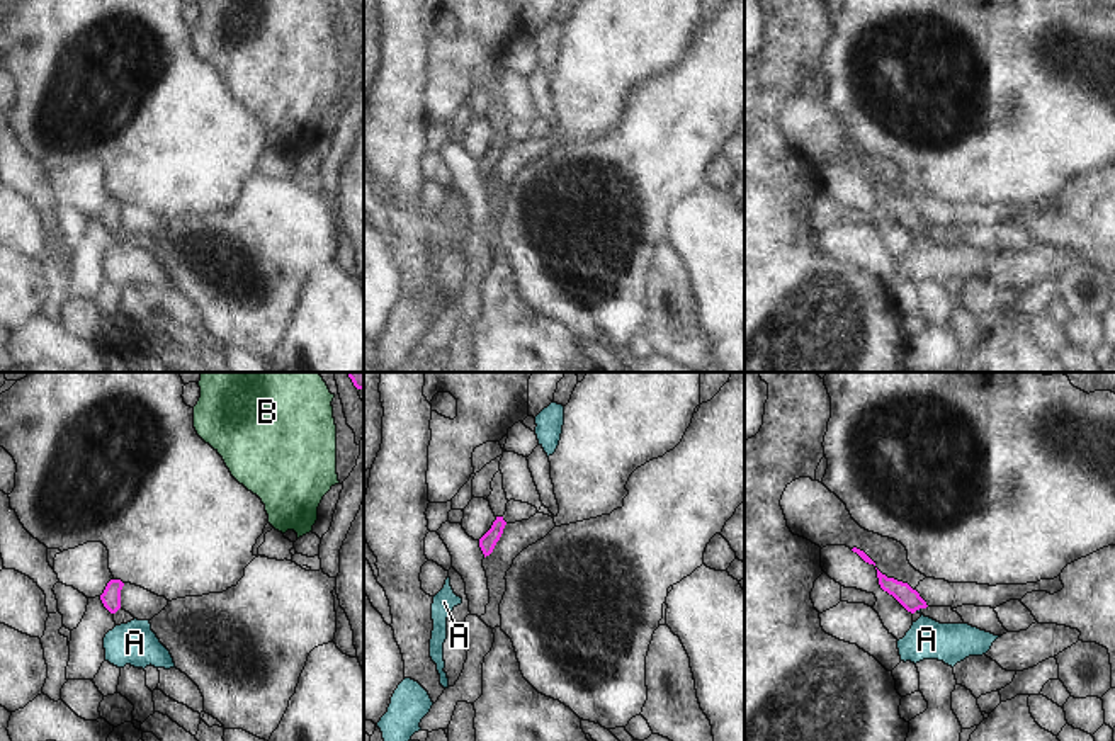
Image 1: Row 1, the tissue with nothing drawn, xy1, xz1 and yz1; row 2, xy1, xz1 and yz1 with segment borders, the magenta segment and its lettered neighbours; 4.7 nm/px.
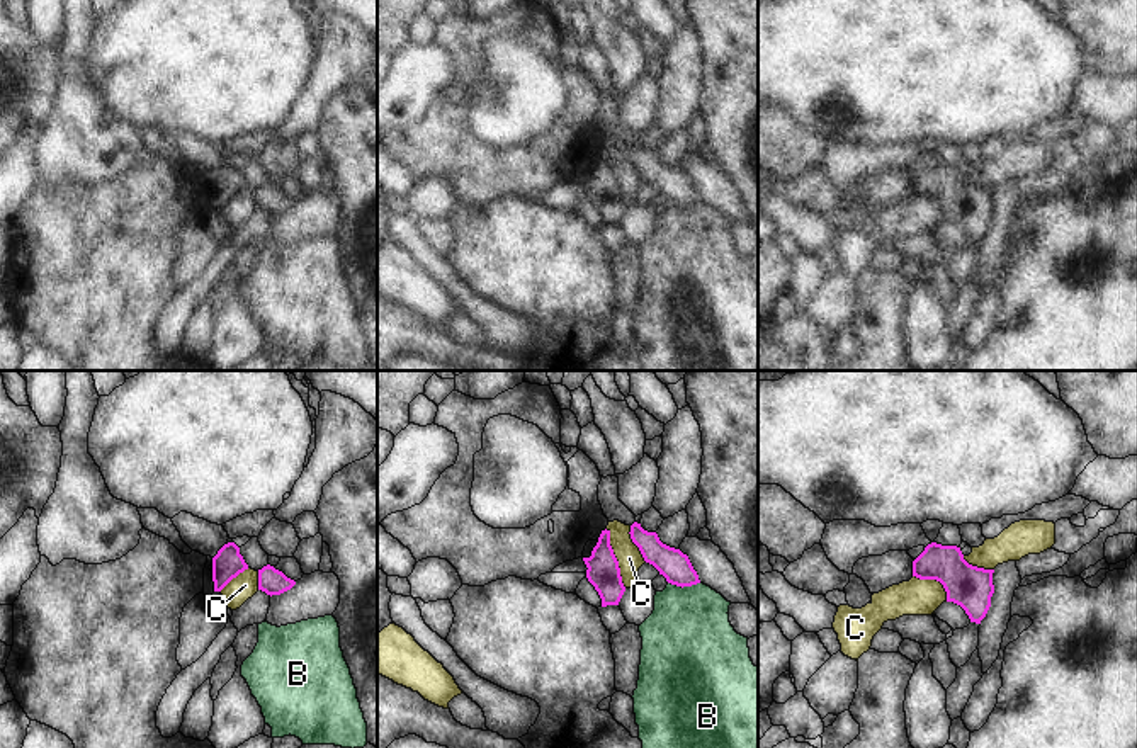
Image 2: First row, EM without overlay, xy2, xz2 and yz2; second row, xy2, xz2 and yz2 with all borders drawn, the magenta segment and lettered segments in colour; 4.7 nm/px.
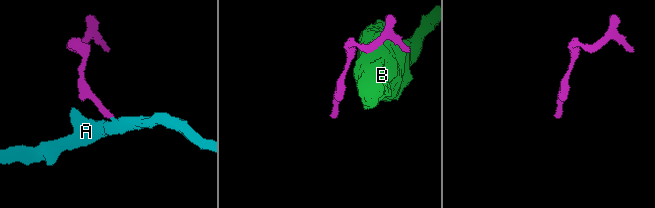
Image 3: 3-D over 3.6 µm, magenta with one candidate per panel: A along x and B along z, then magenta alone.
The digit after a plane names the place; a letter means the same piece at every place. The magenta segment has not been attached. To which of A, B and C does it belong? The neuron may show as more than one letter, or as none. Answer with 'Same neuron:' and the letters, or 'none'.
Same neuron: A

